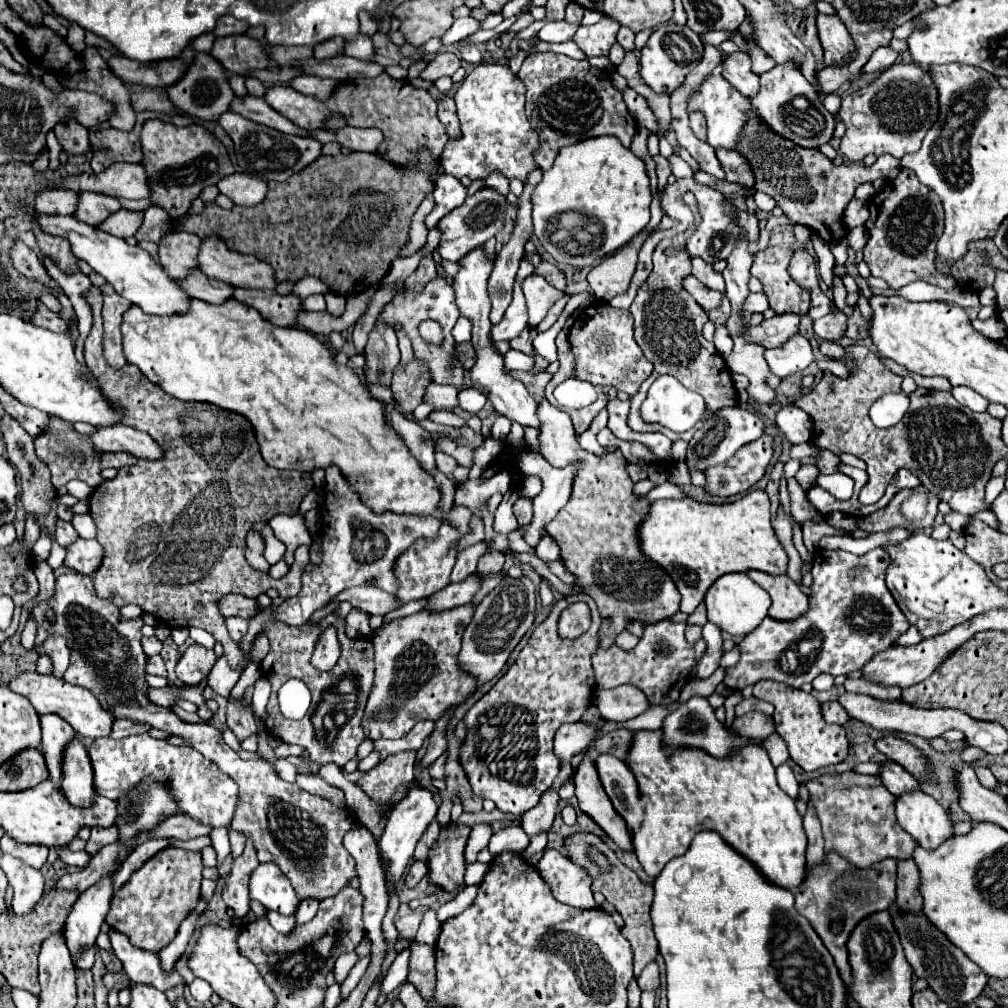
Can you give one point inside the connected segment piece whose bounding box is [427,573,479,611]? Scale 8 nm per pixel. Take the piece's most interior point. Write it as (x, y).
(462, 593)

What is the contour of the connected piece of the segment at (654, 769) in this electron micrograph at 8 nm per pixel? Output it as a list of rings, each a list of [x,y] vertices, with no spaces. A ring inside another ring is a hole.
[[[661,729],[633,731],[633,739],[629,745],[625,763],[611,753],[601,753],[595,759],[599,779],[605,787],[605,793],[609,795],[613,807],[627,821],[629,829],[637,829],[633,833],[630,832],[632,843],[635,843],[635,837],[637,837],[637,859],[649,877],[657,877],[667,861],[683,855],[687,851],[689,843],[693,841],[693,837],[701,829],[713,829],[735,851],[739,851],[743,857],[747,857],[751,863],[755,863],[757,869],[771,883],[791,889],[803,881],[807,837],[805,837],[805,831],[801,825],[801,815],[795,809],[795,801],[779,789],[779,785],[775,781],[775,767],[769,761],[765,749],[747,745],[743,749],[733,749],[727,757],[711,757],[709,753],[703,753],[703,749],[691,749],[691,747],[675,747],[671,753],[667,753]]]

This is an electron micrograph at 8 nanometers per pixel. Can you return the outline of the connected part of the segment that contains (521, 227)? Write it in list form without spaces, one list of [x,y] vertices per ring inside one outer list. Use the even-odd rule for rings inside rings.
[[[535,169],[527,181],[525,181],[525,191],[523,195],[519,197],[519,215],[517,215],[517,225],[515,225],[515,231],[513,231],[513,237],[511,241],[499,251],[497,259],[495,259],[495,265],[493,265],[493,273],[489,277],[489,299],[491,299],[491,323],[497,325],[501,319],[503,319],[503,313],[505,309],[509,307],[511,303],[511,295],[513,295],[513,279],[517,275],[517,269],[519,269],[519,261],[523,259],[523,245],[525,241],[529,239],[531,231],[533,231],[533,225],[531,225],[531,195],[533,195],[533,189],[537,187],[537,181],[541,179],[541,169]]]

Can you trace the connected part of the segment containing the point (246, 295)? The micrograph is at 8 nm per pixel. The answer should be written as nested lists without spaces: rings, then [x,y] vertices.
[[[235,287],[233,299],[257,309],[263,319],[267,319],[273,325],[287,327],[295,325],[295,315],[301,309],[301,301],[293,295],[277,295],[271,289],[241,289]]]

